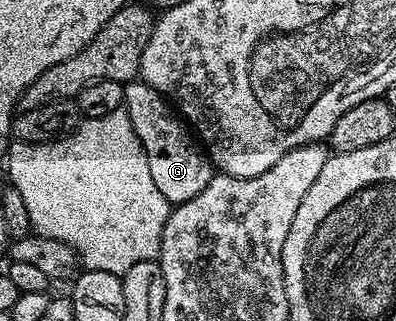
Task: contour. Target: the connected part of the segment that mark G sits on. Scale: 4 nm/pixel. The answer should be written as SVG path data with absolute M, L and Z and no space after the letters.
M132 81L123 88L122 110L127 112L129 121L133 121L133 129L137 133L137 137L145 149L145 157L149 161L149 174L153 177L153 182L157 184L157 189L161 189L161 193L165 193L168 201L173 205L184 203L192 200L197 193L201 193L201 190L205 189L215 174L214 166L190 126L180 118L176 108L168 99L147 83Z

